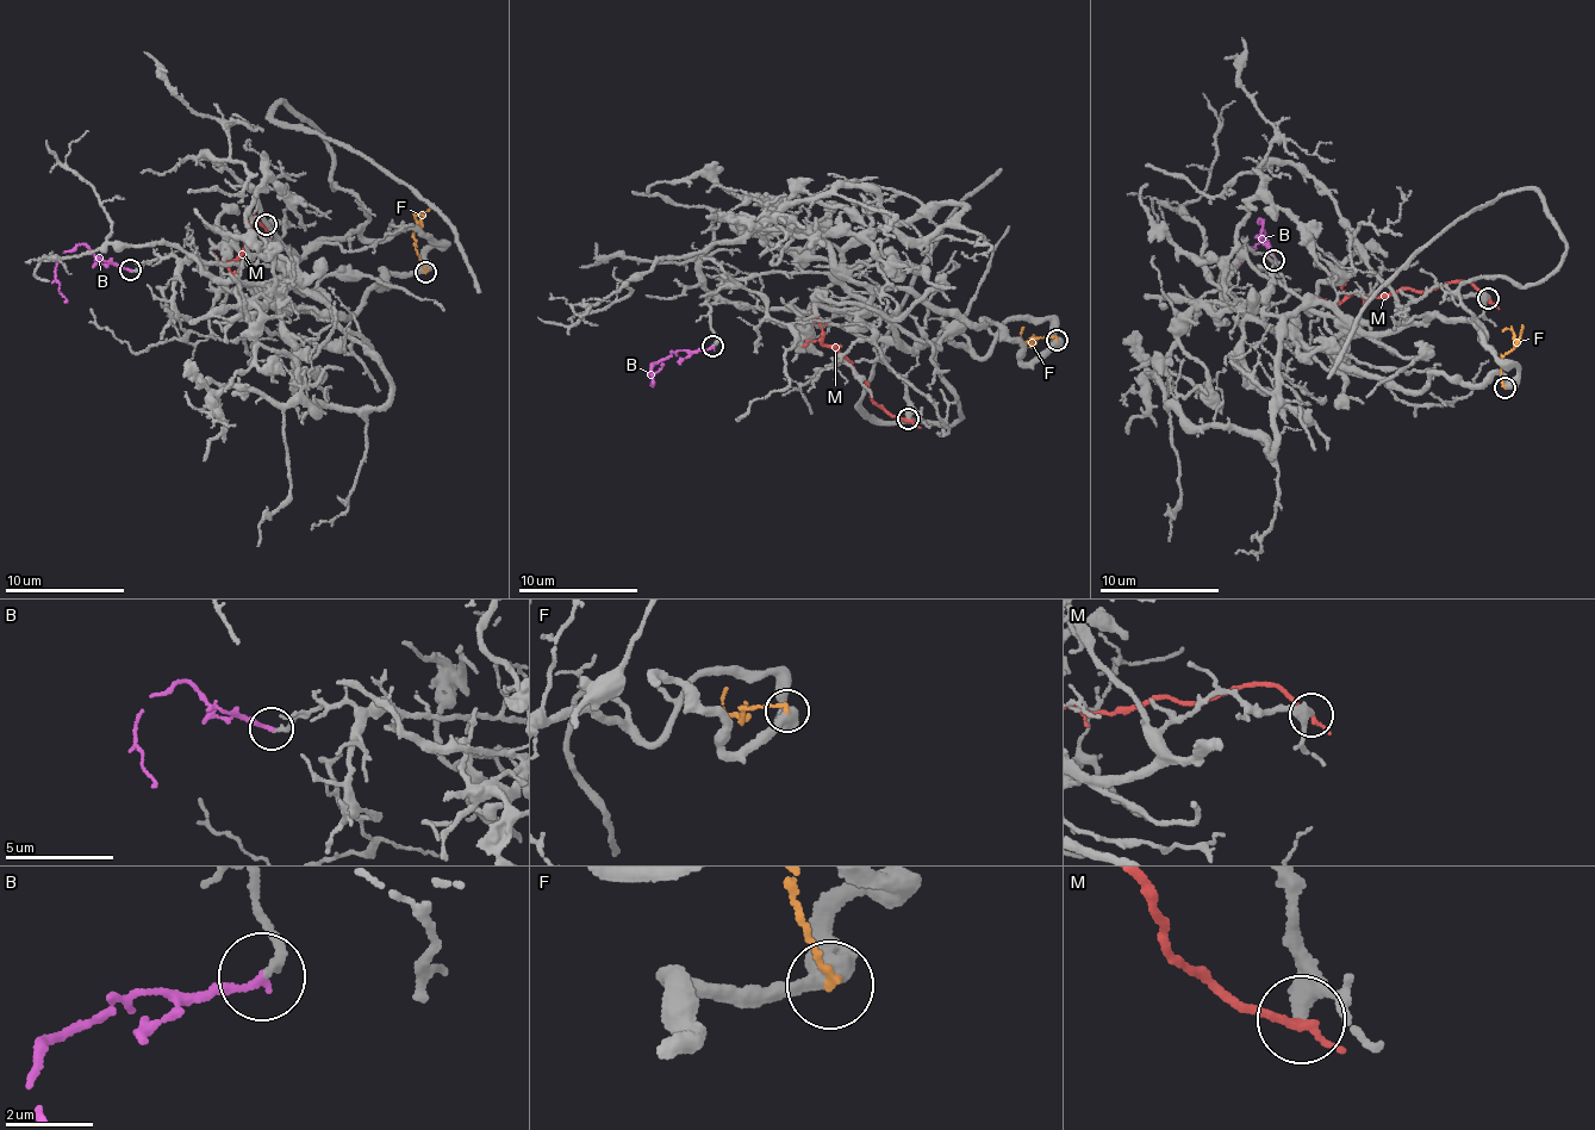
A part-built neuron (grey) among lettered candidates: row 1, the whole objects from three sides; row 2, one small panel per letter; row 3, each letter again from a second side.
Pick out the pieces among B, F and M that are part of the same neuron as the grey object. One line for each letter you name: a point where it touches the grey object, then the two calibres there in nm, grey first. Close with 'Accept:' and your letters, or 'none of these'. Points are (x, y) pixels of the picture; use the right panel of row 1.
B: contact (1273, 260); calibres 190 and 190 nm
Accept: B

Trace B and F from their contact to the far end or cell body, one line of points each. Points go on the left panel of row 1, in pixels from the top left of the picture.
B: (130, 269), (101, 261), (82, 243), (63, 252), (56, 269), (63, 302)
F: (425, 273), (412, 240), (431, 204)

